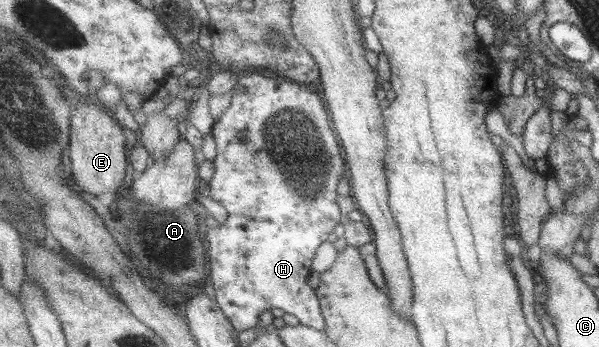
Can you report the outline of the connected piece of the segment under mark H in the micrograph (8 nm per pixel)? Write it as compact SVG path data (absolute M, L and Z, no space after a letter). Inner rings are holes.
M262 72L244 73L240 77L239 84L246 91L233 93L230 107L225 107L225 112L212 128L217 154L212 161L214 163L214 174L208 183L209 191L211 192L212 199L227 210L225 223L220 224L215 229L207 229L207 243L210 244L211 277L215 290L215 299L226 314L226 317L233 322L233 326L239 331L255 329L254 327L260 323L260 315L264 311L274 309L274 307L294 315L302 325L326 331L327 321L321 308L321 298L318 297L317 289L310 287L308 277L312 275L314 258L317 256L318 248L325 241L333 239L336 227L342 224L343 213L337 199L340 194L339 185L341 177L348 175L348 165L343 145L341 144L341 138L338 137L337 130L333 128L333 120L326 98L324 95L312 93L306 85ZM238 135L245 136L246 141L239 141Z

